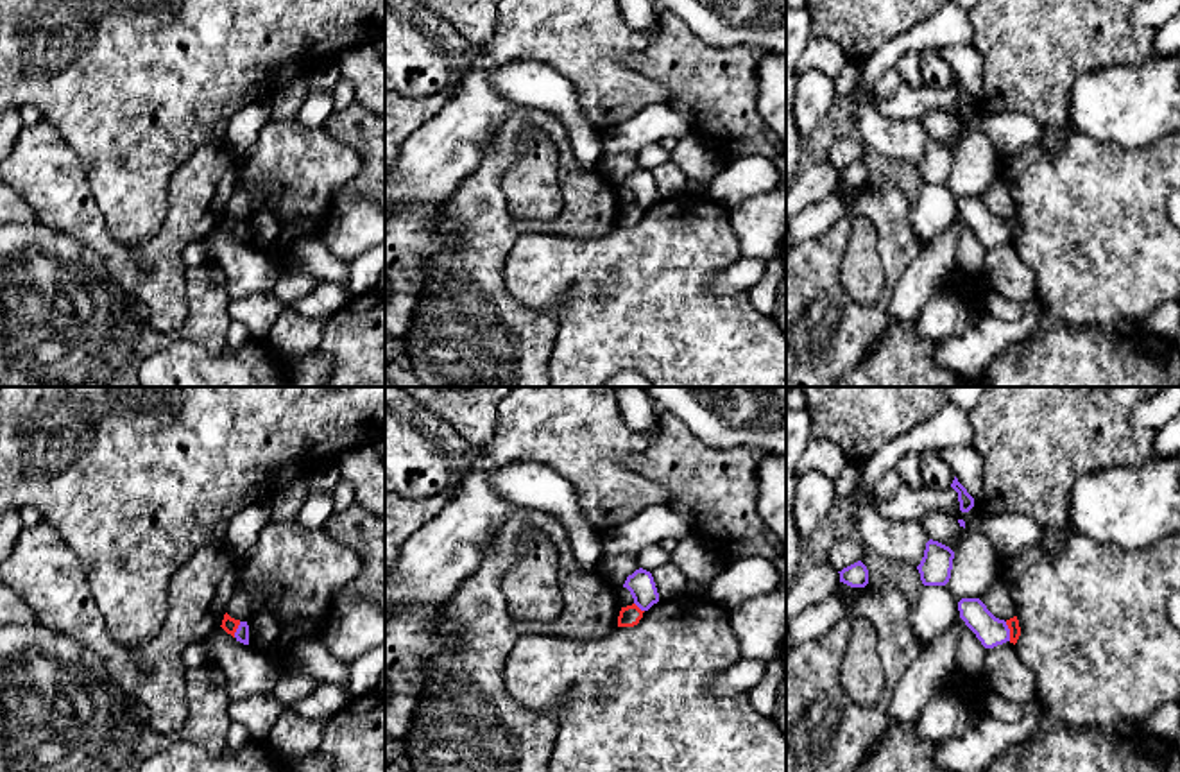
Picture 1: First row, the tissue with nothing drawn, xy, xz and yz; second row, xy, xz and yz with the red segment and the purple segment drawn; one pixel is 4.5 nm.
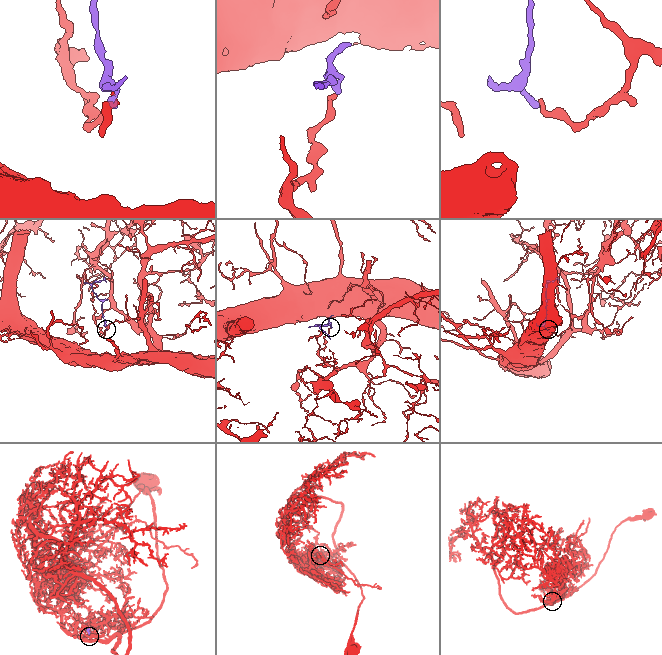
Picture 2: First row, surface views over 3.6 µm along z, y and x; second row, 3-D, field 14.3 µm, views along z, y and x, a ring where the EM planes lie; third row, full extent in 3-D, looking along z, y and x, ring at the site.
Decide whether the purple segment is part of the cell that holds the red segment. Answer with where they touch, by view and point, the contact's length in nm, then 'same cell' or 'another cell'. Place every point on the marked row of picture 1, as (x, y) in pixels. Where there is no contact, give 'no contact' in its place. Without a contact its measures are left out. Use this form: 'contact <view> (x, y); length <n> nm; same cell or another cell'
contact yz (1010, 631); length 90 nm; another cell

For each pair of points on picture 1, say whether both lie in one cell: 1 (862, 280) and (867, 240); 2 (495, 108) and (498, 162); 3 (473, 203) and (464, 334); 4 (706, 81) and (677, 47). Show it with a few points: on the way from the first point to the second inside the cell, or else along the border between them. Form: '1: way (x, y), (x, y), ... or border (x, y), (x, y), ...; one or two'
1: way (862, 271), (862, 249); one
2: border (516, 106), (500, 122), (477, 167); two
3: way (475, 235), (475, 265), (464, 283), (464, 301); one
4: way (697, 74), (679, 56); one

